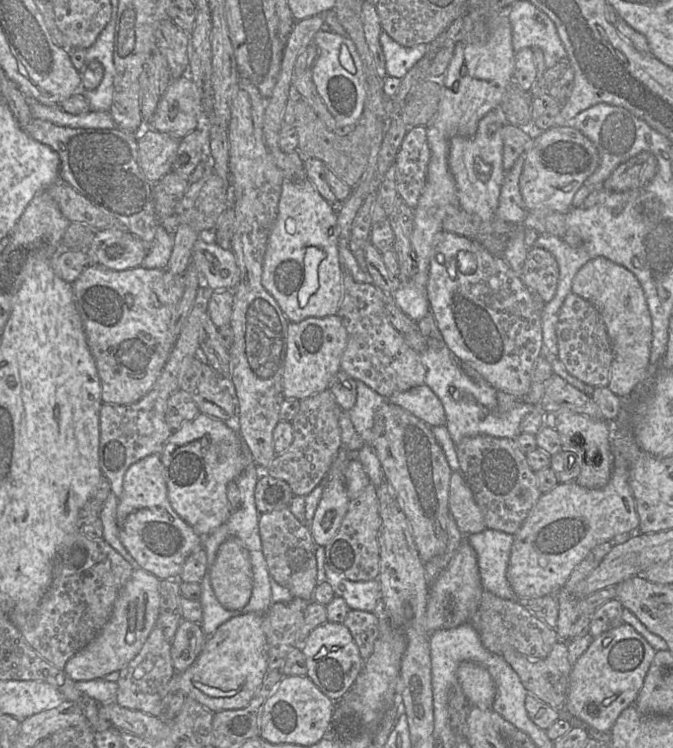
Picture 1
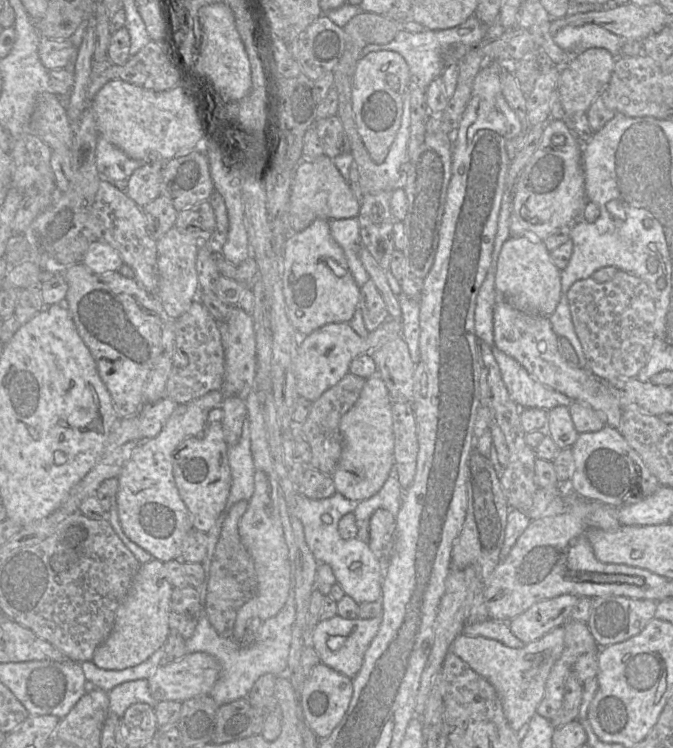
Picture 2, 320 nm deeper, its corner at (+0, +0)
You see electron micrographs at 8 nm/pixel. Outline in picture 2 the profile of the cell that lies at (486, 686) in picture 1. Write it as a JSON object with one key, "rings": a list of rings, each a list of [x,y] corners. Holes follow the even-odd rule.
{"rings":[[[560,626],[522,648],[510,648],[481,636],[460,634],[452,643],[451,651],[495,688],[504,715],[510,727],[517,732],[537,713],[547,678],[563,651],[564,634],[564,626]]]}

